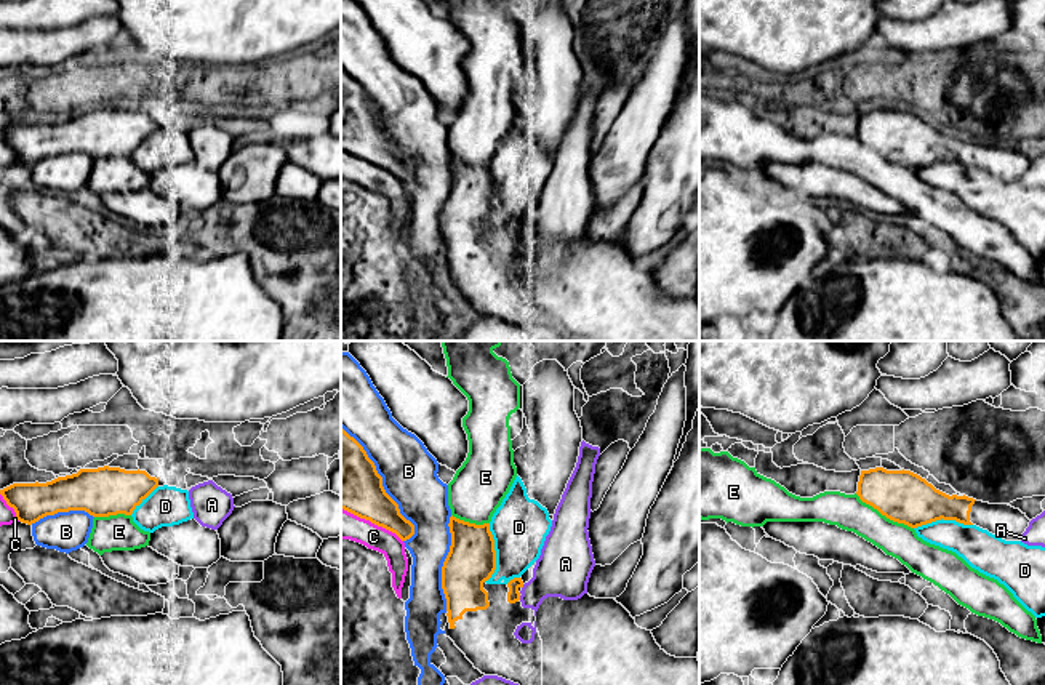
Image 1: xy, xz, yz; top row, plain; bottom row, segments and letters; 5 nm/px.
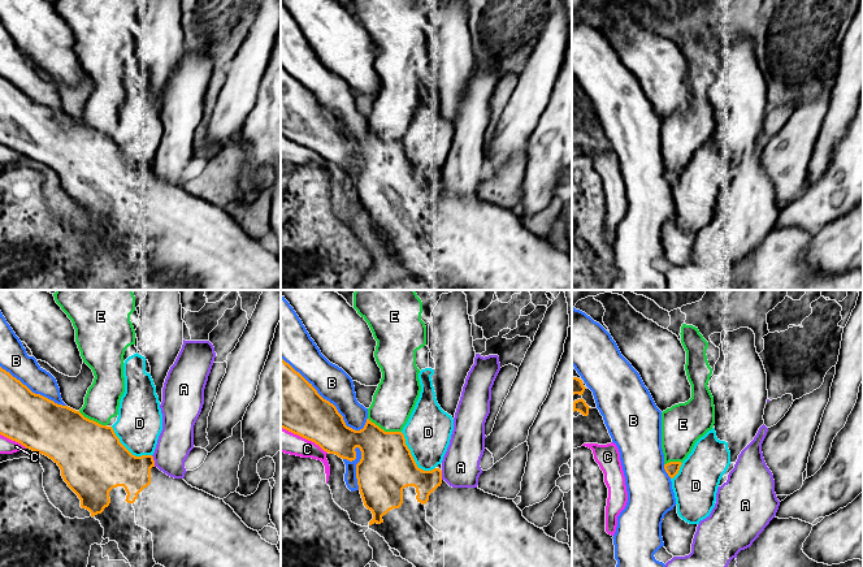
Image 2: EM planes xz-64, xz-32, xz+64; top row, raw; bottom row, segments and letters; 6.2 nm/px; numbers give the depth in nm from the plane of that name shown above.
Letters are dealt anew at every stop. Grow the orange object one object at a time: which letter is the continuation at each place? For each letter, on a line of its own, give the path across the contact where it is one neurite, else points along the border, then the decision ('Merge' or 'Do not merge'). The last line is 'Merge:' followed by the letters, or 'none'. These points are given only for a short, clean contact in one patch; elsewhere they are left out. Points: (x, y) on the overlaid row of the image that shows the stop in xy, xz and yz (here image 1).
A: Do not merge
B: Do not merge
C: Do not merge
D: Do not merge
E: Boundary: yz (855, 493), (887, 517), (912, 528). Do not merge
Merge: none

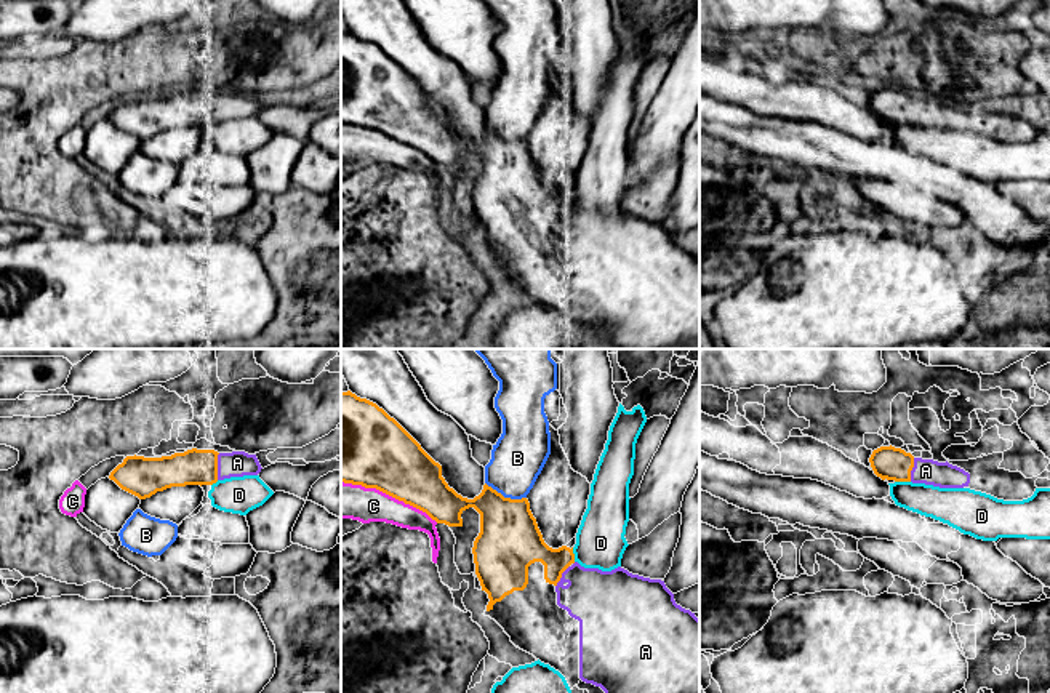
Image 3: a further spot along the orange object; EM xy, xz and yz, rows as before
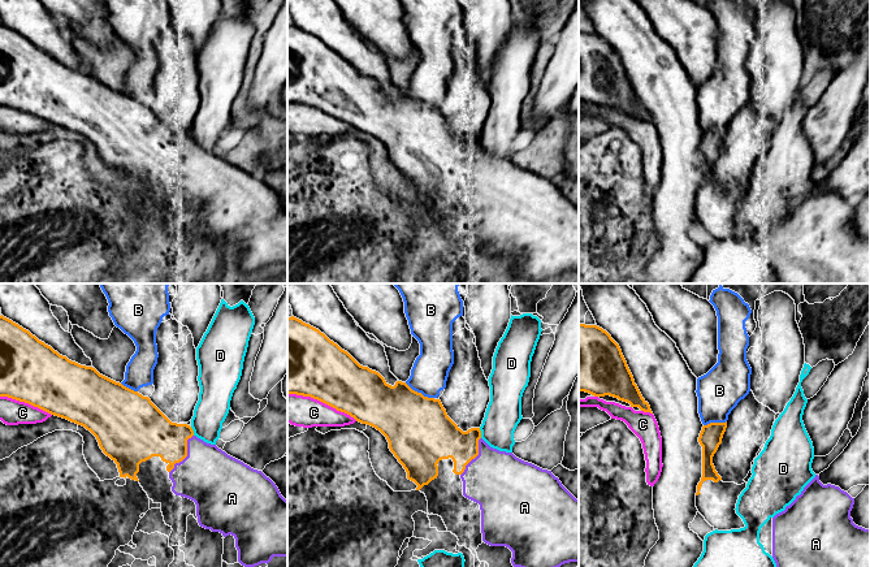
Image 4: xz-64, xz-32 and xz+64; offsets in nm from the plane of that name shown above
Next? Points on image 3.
A: Merge
B: Boundary: xz (485, 482), (504, 496), (525, 498). Do not merge
C: Do not merge
D: Do not merge
Merge: A

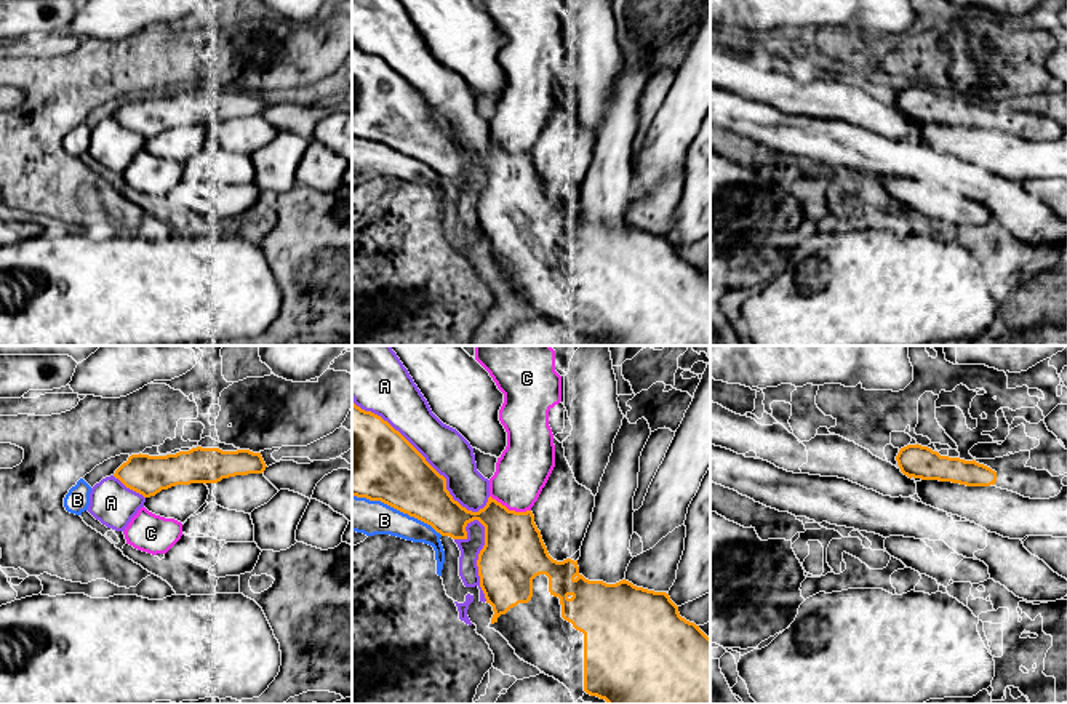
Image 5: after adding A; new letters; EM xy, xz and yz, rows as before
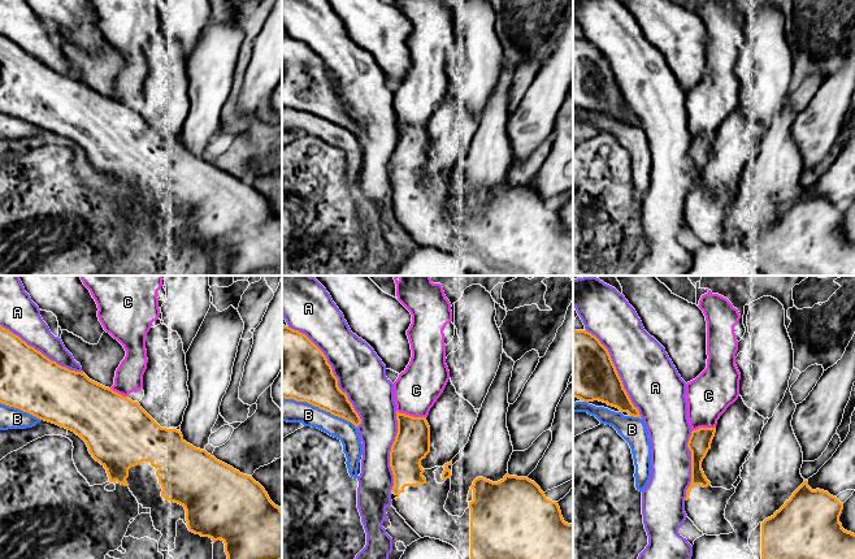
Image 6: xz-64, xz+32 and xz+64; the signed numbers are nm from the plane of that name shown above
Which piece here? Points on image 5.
A: Do not merge
B: Do not merge
C: Boundary: xz (490, 495), (509, 509), (530, 511). Do not merge
Merge: none

